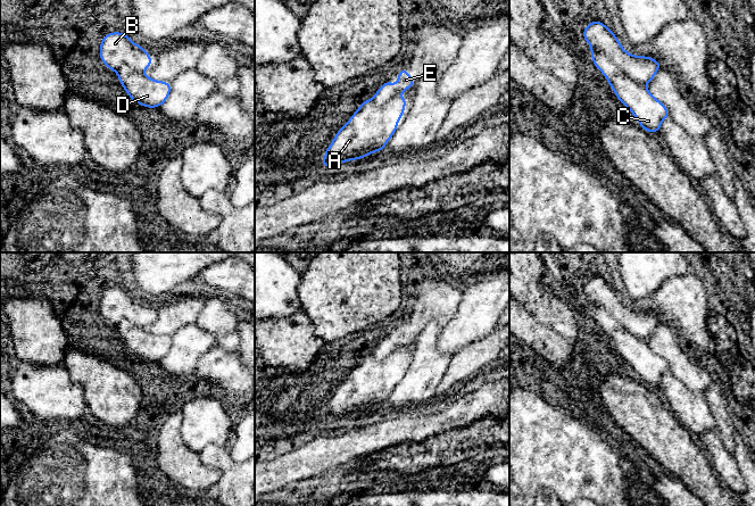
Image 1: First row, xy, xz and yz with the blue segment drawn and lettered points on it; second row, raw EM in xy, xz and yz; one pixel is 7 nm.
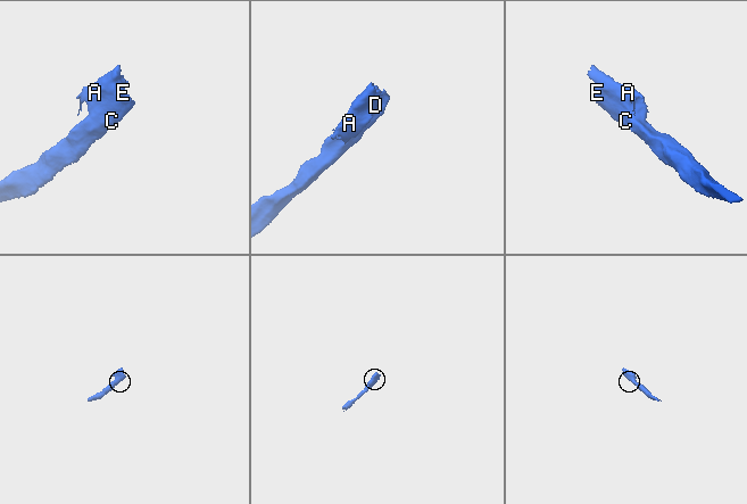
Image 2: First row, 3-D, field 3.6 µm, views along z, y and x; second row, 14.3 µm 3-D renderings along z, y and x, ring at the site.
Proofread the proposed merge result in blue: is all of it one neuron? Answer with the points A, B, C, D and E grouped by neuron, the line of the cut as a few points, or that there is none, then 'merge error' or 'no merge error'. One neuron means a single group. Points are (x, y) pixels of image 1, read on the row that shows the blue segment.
groups A B / C D E; cut yz (592, 49), (603, 52), (631, 79), (643, 84); merge error

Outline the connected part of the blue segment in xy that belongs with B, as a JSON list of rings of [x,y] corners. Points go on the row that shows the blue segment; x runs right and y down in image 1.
[[[123,32],[106,34],[100,43],[99,56],[103,65],[115,72],[123,65],[128,65],[142,73],[152,65],[150,53],[142,45],[135,44]]]

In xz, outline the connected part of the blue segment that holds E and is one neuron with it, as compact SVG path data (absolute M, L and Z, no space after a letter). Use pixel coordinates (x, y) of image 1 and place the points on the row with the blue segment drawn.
M407 68L398 70L398 82L393 86L391 80L384 82L375 92L373 100L378 106L385 105L390 99L399 96L415 84L415 80L408 74Z

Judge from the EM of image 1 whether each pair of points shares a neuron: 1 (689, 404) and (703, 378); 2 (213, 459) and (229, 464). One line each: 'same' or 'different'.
1: different
2: same

